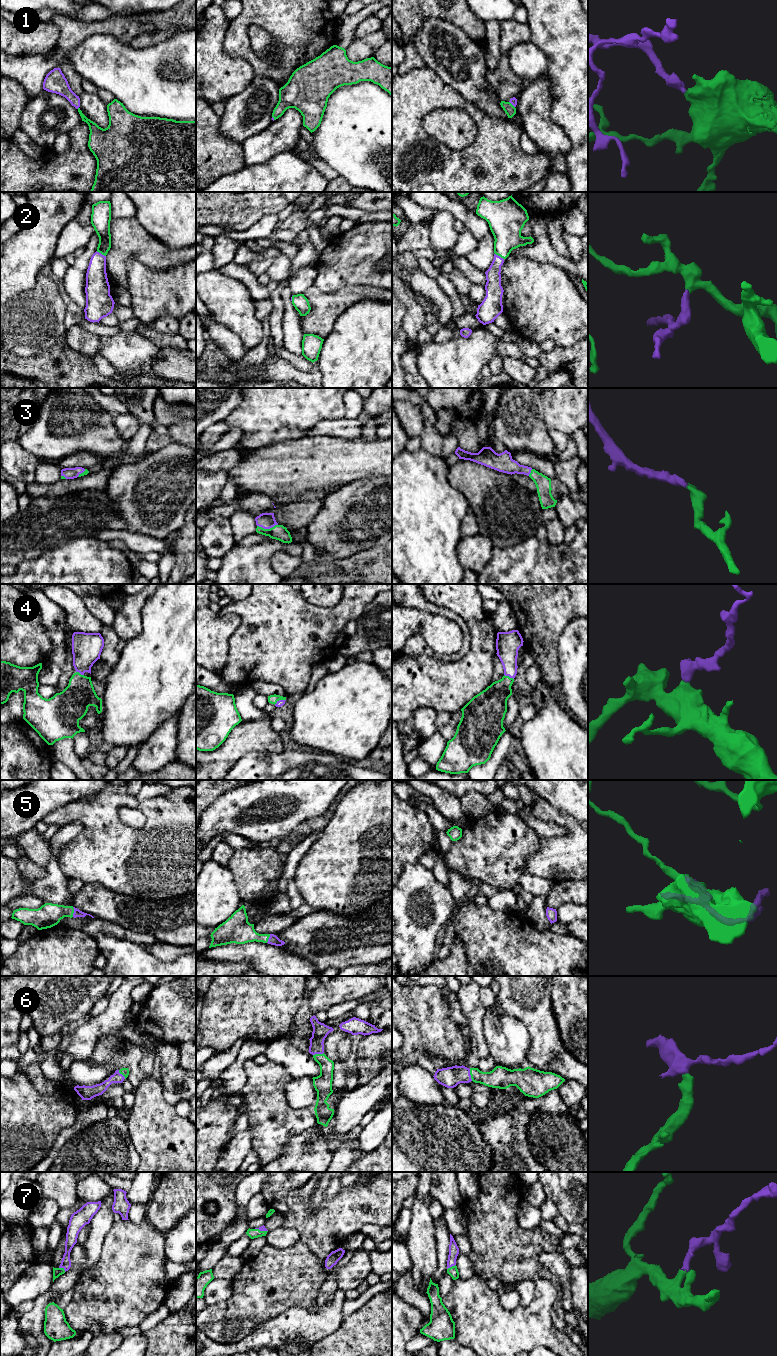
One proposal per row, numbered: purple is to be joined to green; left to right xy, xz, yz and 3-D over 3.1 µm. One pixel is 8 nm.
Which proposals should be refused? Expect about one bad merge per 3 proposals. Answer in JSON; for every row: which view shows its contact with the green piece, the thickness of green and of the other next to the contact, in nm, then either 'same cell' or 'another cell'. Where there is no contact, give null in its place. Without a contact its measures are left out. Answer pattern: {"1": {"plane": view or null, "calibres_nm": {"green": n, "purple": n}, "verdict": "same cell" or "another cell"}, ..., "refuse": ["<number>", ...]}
{"1": {"plane": "yz", "calibres_nm": {"green": 90, "purple": 60}, "verdict": "same cell"}, "2": {"plane": "xy", "calibres_nm": {"green": 140, "purple": 180}, "verdict": "same cell"}, "3": {"plane": "xz", "calibres_nm": {"green": 120, "purple": 130}, "verdict": "same cell"}, "4": {"plane": "yz", "calibres_nm": {"green": 240, "purple": 190}, "verdict": "same cell"}, "5": {"plane": "xy", "calibres_nm": {"green": 190, "purple": 60}, "verdict": "same cell"}, "6": {"plane": "yz", "calibres_nm": {"green": 180, "purple": 170}, "verdict": "same cell"}, "7": {"plane": "yz", "calibres_nm": {"green": 80, "purple": 80}, "verdict": "same cell"}, "refuse": []}

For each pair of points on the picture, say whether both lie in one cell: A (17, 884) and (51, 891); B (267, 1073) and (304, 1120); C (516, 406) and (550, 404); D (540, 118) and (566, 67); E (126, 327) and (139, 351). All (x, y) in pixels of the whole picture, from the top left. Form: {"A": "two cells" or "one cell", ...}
{"A": "one cell", "B": "one cell", "C": "two cells", "D": "two cells", "E": "two cells"}

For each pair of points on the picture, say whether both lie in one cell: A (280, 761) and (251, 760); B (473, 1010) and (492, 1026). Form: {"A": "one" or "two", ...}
{"A": "one", "B": "two"}

